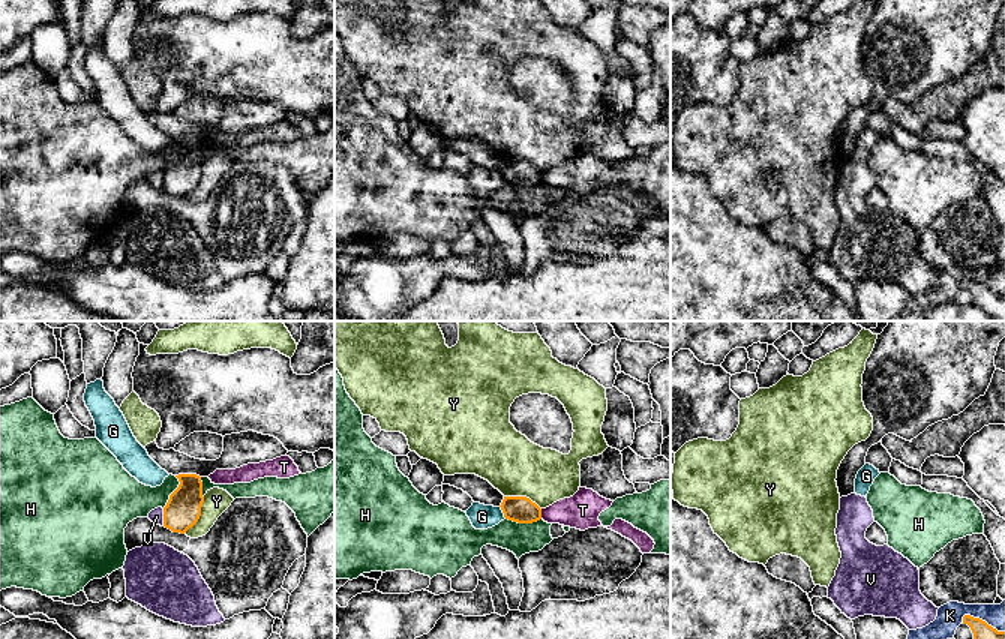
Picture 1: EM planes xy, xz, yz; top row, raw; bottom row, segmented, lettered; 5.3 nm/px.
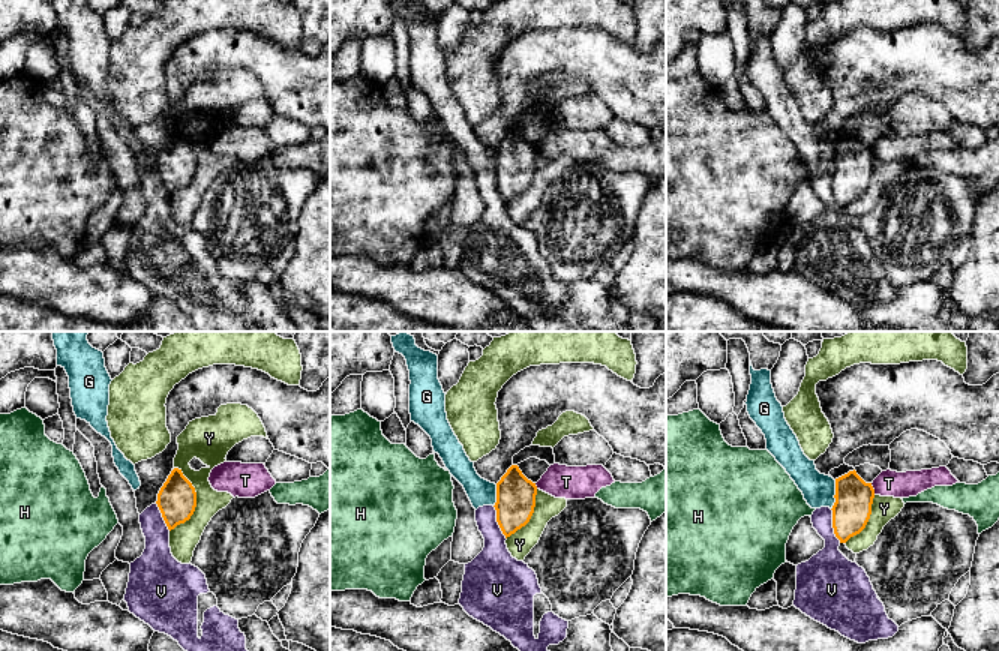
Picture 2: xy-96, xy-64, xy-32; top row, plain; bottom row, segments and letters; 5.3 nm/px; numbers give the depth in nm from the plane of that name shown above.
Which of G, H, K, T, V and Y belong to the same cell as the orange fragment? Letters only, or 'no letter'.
no letter

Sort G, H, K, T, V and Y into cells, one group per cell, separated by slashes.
G V / H / K / T / Y

